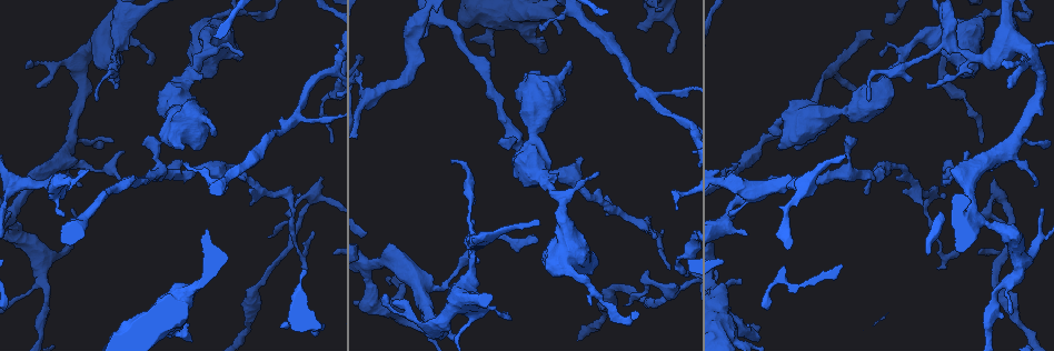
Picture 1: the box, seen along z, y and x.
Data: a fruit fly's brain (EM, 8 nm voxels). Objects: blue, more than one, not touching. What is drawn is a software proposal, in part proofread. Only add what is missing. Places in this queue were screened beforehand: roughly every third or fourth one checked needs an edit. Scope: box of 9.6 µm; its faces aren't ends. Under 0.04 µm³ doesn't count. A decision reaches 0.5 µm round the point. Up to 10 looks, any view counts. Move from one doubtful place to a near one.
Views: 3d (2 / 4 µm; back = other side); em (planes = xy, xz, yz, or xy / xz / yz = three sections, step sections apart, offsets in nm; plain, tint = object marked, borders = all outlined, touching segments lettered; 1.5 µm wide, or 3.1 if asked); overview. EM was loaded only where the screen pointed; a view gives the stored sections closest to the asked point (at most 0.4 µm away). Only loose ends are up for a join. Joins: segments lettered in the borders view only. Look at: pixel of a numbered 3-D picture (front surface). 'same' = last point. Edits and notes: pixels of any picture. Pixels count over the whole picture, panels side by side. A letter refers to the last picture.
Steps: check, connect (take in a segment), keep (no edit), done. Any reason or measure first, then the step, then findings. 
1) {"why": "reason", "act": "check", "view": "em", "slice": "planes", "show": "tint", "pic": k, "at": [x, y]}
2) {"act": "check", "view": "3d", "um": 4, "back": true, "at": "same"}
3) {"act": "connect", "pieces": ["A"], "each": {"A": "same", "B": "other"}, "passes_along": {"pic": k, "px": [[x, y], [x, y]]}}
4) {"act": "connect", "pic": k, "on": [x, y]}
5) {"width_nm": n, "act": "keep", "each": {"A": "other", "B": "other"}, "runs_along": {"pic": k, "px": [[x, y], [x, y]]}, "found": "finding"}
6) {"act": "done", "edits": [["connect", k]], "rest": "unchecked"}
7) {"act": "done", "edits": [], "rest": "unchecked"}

{"why": "free end", "act": "check", "view": "em", "slice": "xy", "step": 8, "show": "borders", "pic": 1, "at": [845, 138]}

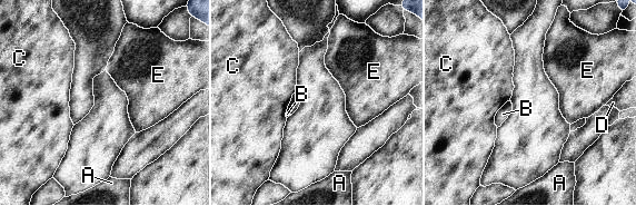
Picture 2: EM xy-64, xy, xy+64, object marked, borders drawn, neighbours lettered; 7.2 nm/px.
{"why": "cut it another way", "act": "check", "view": "em", "slice": "planes", "show": "borders", "at": "same"}

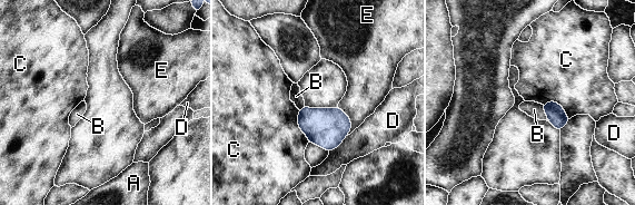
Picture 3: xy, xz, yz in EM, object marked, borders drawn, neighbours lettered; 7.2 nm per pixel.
{"longest_contact_nm": ["C", 240], "act": "keep", "each": {"A": "other", "B": "other", "C": "other", "D": "other", "E": "other"}, "found": "none of them fits"}

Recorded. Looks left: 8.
{"why": "free end", "act": "check", "view": "em", "slice": "planes", "show": "borders", "pic": 1, "at": [597, 172]}

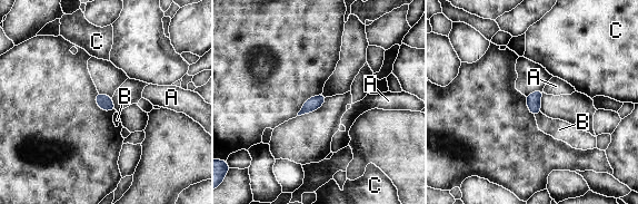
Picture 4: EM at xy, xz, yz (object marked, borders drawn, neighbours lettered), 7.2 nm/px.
{"act": "keep", "each": {"A": "other", "B": "other", "C": "other"}, "border": {"pic": 4, "px": [[540, 112], [535, 115]]}, "found": "none of them fits"}

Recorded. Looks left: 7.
{"why": "tapers out", "act": "check", "view": "3d", "um": 2, "pic": 1, "at": [737, 162]}

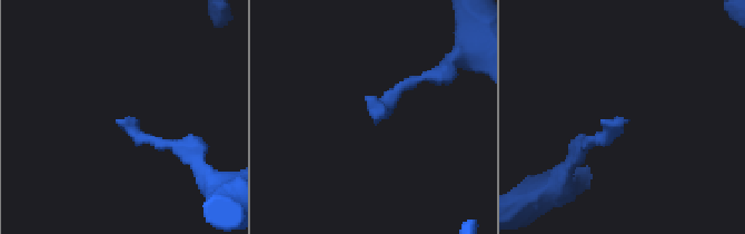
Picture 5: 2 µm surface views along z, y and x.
{"why": "now the EM", "act": "check", "view": "em", "slice": "planes", "show": "borders", "pic": 5, "at": [374, 120]}

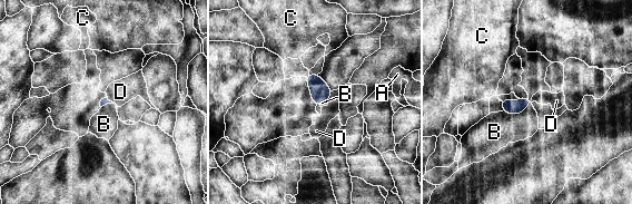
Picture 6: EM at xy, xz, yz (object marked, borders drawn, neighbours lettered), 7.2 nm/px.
{"act": "keep", "each": {"A": "other", "B": "other", "C": "other", "D": "other"}, "border": {"pic": 6, "px": [[531, 103], [520, 113], [503, 110]]}, "found": "none of them fits"}

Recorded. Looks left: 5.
{"why": "an open end", "act": "check", "view": "em", "slice": "xy", "step": 4, "show": "borders", "pic": 1, "at": [757, 328]}

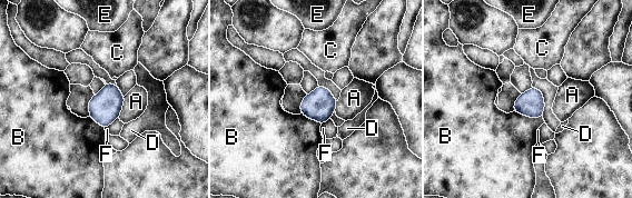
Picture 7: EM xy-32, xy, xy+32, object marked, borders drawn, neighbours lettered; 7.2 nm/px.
{"why": "another direction", "act": "check", "view": "em", "slice": "planes", "show": "borders", "at": "same"}

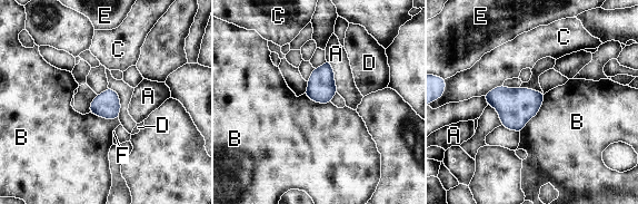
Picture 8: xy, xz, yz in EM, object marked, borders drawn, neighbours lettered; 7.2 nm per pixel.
{"longest_contact_nm": ["B", 340], "act": "keep", "each": {"A": "other", "B": "other", "C": "other", "D": "other", "E": "other", "F": "other"}, "border": {"pic": 8, "px": [[545, 94], [539, 110], [519, 132]]}, "found": "none of them fits"}

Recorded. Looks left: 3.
{"act": "done", "edits": [], "rest": "unchecked"}

